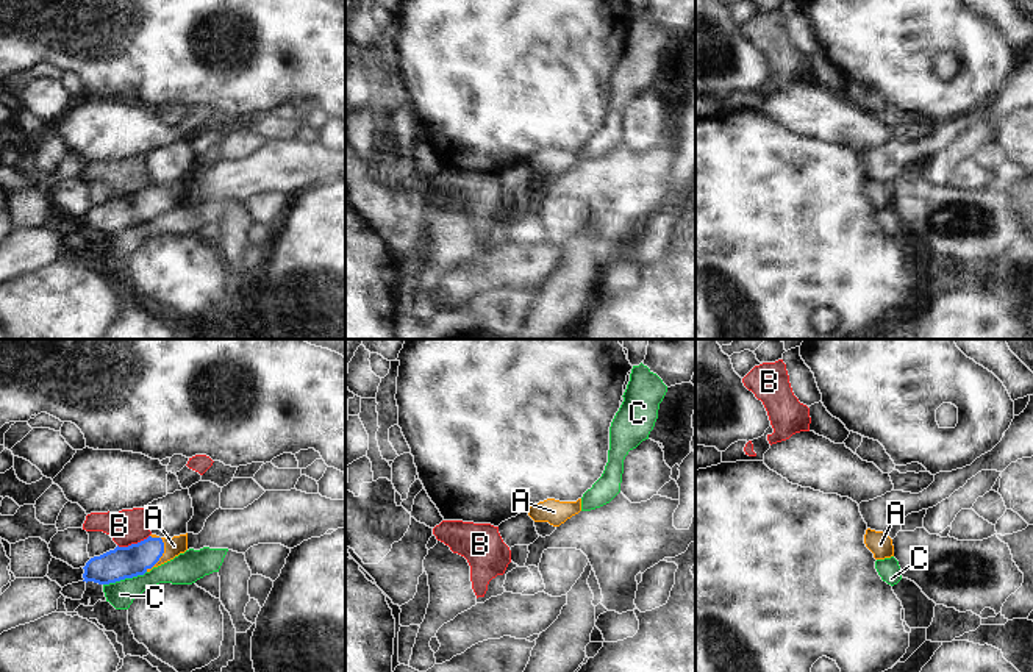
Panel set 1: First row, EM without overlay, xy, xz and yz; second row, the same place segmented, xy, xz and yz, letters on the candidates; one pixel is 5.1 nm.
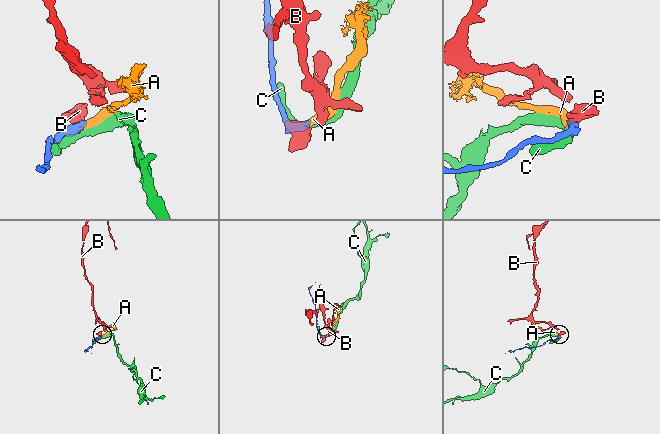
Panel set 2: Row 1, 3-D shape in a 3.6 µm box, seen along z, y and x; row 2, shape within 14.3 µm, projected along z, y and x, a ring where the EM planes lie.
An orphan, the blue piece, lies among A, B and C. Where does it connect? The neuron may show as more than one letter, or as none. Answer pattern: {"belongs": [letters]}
{"belongs": ["A"]}

